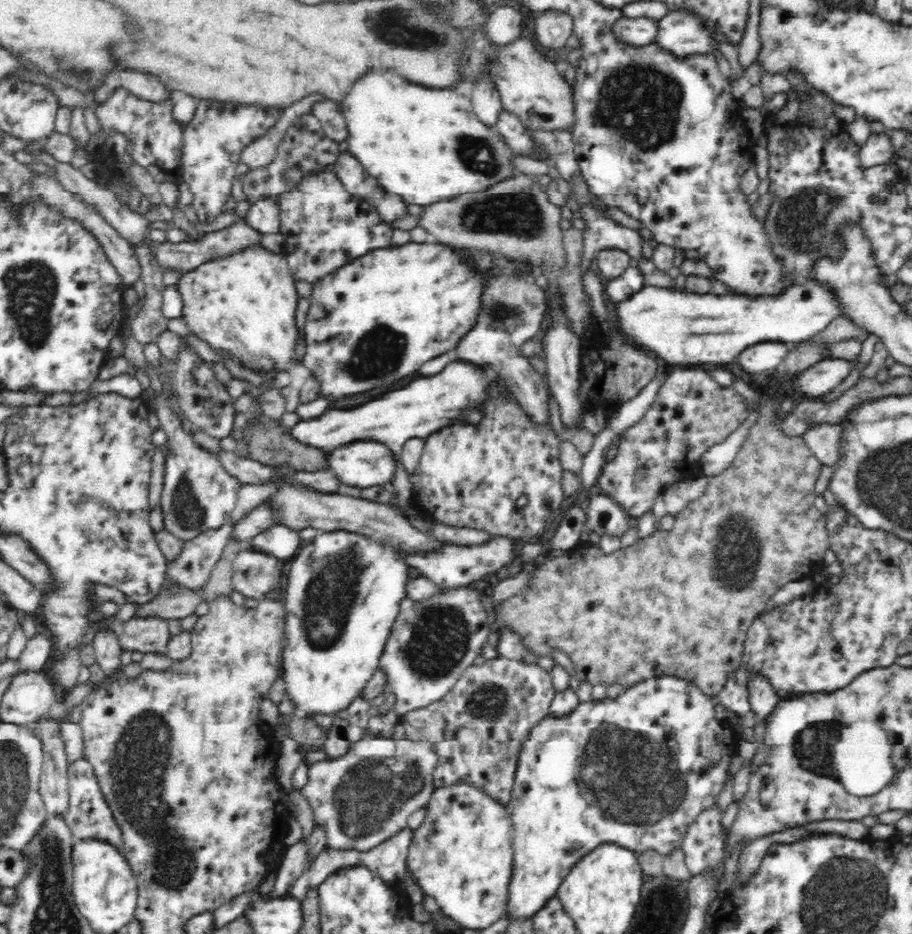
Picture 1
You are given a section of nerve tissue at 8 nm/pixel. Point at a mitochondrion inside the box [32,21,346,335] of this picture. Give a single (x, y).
(84, 74)

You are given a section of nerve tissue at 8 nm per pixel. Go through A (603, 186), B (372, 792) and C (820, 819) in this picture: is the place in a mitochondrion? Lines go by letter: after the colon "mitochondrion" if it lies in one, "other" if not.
A: other
B: mitochondrion
C: other

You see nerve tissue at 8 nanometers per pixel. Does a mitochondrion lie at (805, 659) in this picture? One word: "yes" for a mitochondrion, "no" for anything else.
no

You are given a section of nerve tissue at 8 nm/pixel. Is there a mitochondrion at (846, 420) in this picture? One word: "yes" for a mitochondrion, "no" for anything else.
no

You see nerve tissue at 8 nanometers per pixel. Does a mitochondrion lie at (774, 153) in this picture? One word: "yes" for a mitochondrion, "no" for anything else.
no

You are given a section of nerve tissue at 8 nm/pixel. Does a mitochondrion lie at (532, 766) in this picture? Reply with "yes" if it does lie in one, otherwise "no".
no

